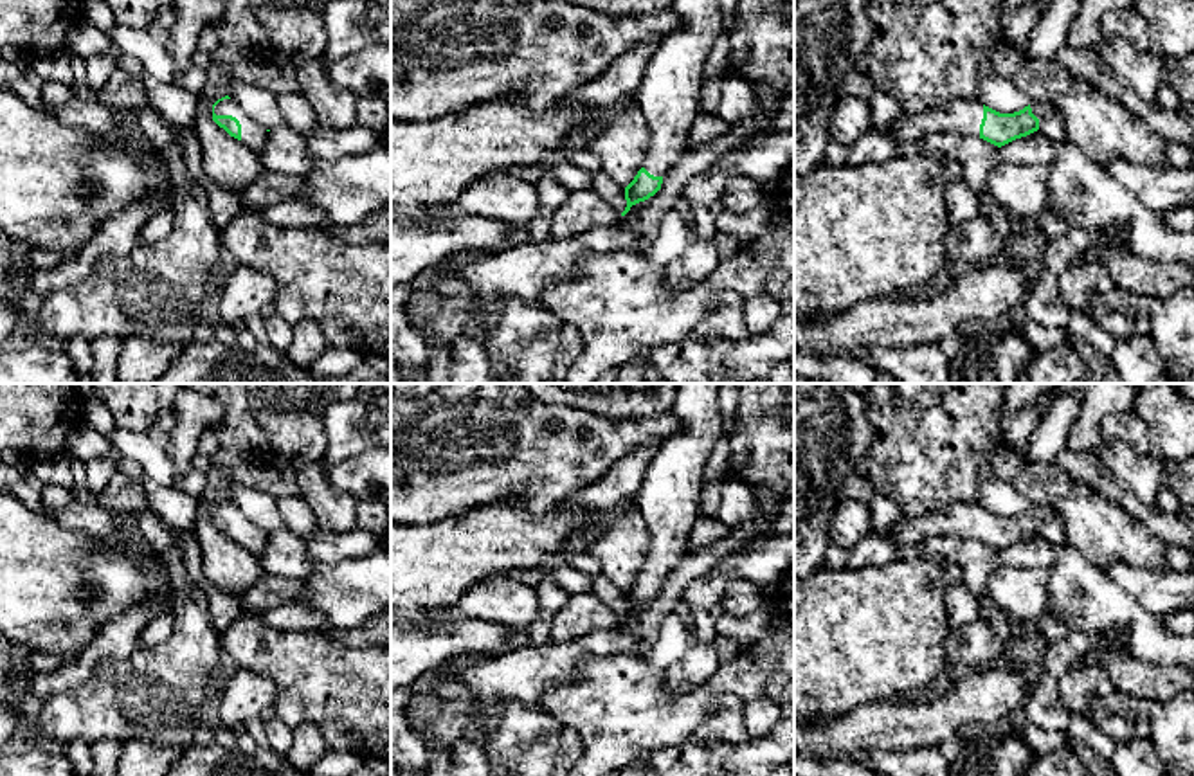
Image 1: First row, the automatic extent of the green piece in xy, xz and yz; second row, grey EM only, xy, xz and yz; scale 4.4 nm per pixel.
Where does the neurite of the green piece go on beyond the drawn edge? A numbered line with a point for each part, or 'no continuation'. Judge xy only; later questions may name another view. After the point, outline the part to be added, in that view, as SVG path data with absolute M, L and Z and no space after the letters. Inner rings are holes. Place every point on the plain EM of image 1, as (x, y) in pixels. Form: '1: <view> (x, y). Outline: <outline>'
1: xy (254, 539). Outline: M223 502L214 510L216 519L232 519L241 528L241 546L259 556L267 546L268 535L250 522L232 502Z

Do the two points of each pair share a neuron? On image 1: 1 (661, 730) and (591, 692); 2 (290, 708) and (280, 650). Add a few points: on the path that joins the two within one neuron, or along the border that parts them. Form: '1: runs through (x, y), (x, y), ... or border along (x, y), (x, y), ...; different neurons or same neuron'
1: runs through (643, 717), (609, 704); same neuron
2: runs through (290, 694), (290, 665); same neuron

